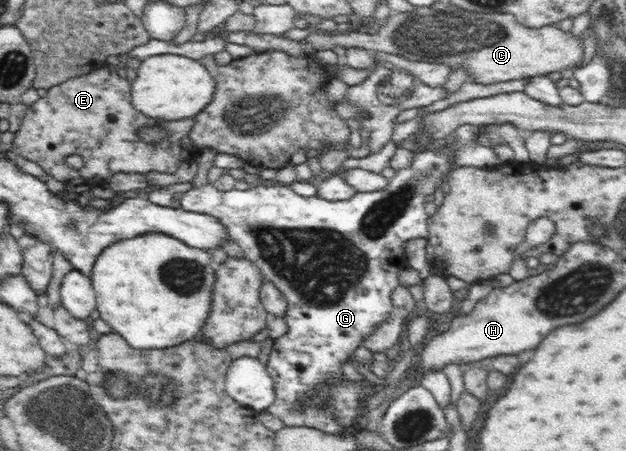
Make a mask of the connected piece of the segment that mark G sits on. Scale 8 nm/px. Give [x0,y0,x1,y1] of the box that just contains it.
[181,144,456,435]

